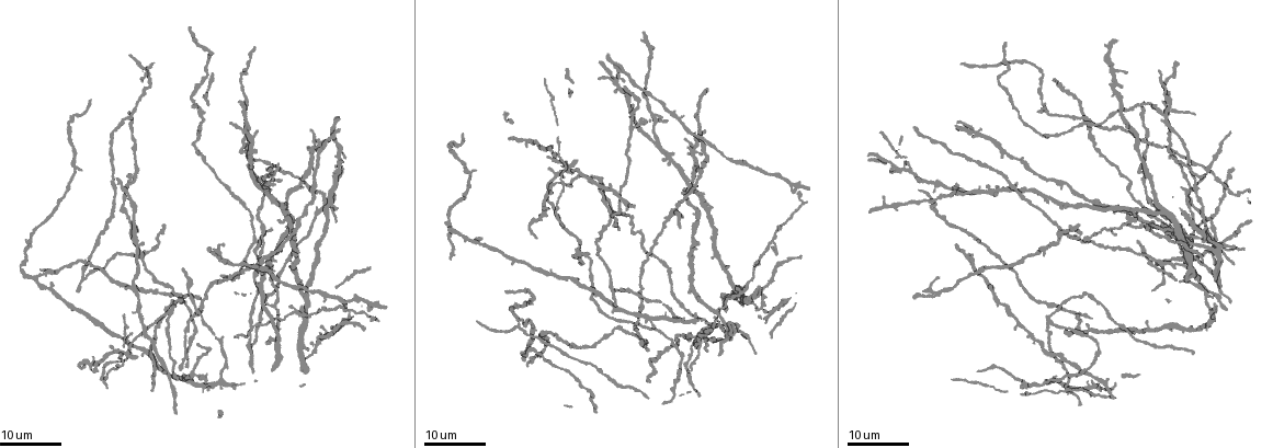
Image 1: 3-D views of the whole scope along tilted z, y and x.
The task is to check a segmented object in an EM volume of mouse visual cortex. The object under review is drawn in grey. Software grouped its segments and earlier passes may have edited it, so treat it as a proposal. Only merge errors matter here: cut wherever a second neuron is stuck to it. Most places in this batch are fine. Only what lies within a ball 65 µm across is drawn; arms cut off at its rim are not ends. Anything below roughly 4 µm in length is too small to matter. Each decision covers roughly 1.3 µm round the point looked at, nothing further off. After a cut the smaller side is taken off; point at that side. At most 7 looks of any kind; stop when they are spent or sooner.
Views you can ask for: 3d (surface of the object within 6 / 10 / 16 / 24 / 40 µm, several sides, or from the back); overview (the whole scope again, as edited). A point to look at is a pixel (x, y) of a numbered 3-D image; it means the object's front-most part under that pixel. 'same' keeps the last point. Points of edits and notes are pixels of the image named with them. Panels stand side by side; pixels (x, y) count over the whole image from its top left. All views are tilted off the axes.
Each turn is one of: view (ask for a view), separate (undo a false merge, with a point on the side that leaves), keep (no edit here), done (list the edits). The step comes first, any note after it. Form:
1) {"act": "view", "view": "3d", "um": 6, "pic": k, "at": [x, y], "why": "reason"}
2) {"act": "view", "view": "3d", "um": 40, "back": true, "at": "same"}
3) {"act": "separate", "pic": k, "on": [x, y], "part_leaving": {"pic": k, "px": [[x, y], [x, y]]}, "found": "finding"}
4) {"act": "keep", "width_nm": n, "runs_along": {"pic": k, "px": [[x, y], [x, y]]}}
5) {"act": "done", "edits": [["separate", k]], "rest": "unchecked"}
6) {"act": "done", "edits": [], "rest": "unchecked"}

{"act": "view", "view": "3d", "um": 24, "pic": 1, "at": [260, 189], "why": "thin arm on a thick one"}

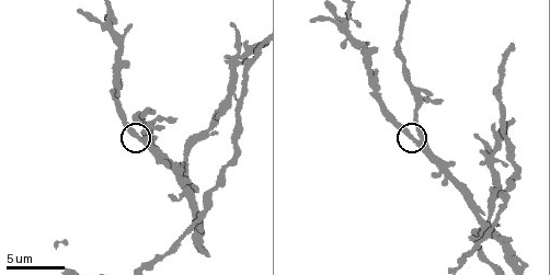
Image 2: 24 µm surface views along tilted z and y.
{"act": "view", "view": "3d", "um": 10, "pic": 2, "at": [139, 136]}

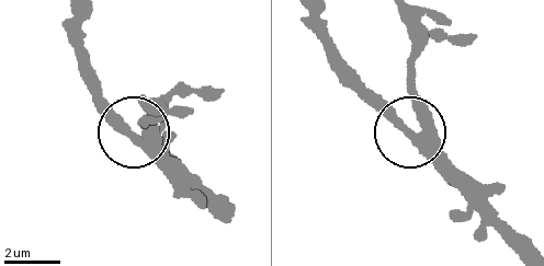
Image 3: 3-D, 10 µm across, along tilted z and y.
{"act": "keep", "arms": 4, "runs_along": {"pic": 3, "px": [[526, 238], [412, 135], [418, 114], [412, 47]]}, "found": "one neuron here"}

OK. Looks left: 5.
{"act": "view", "view": "3d", "um": 24, "pic": 1, "at": [170, 375], "why": "four-way junction"}

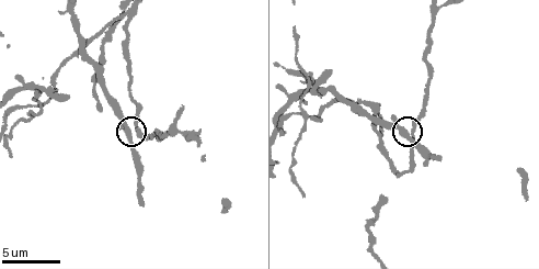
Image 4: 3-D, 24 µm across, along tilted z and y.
{"act": "view", "view": "3d", "um": 10, "pic": 4, "at": [405, 135], "why": "closer look"}

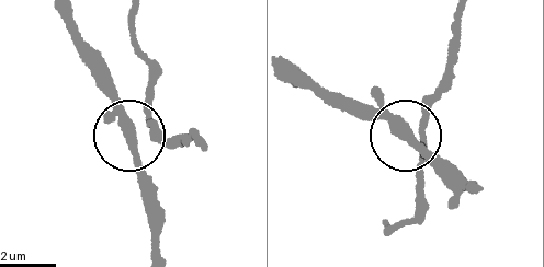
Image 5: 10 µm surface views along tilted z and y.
{"act": "keep", "runs_along": {"pic": 5, "px": [[290, 69], [454, 163]]}, "found": "continuous, no second neuron"}

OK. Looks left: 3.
{"act": "view", "view": "3d", "um": 16, "pic": 1, "at": [680, 362], "why": "three arms meet"}

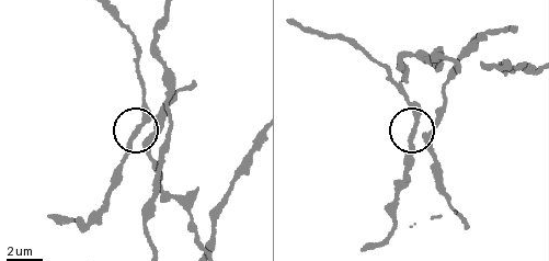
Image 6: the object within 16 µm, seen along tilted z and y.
{"act": "view", "view": "3d", "um": 6, "pic": 6, "at": [139, 126], "why": "closer look"}

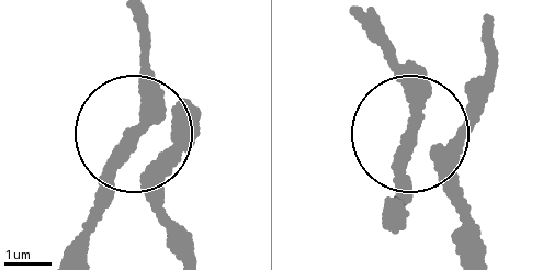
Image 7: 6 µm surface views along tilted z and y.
{"act": "keep", "width_nm": 190, "found": "one neuron here"}

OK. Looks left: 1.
{"act": "done", "edits": [], "rest": "unchecked"}

